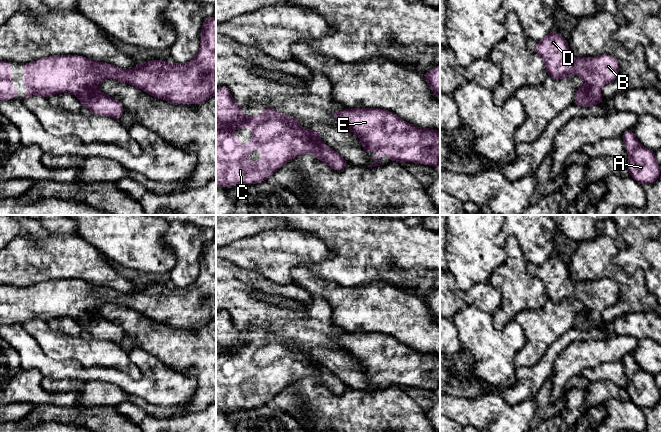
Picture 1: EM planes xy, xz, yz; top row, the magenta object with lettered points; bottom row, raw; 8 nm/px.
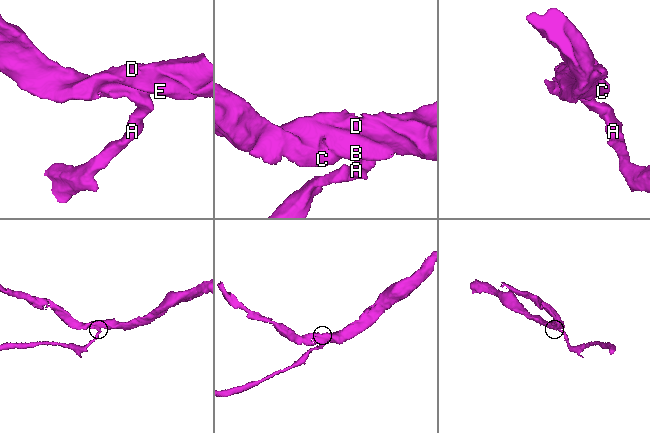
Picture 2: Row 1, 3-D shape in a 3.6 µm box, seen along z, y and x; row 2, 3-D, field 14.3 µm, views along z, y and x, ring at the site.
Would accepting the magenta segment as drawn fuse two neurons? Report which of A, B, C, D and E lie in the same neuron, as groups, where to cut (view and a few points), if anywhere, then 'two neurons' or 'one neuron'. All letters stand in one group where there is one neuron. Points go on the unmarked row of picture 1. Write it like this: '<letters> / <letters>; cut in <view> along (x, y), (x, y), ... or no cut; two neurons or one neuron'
A B C D E; no cut; one neuron

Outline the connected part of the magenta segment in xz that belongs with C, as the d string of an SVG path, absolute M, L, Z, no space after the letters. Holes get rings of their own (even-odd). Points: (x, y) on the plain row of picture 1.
M221 310L216 312L216 409L217 410L223 410L223 411L231 411L231 410L235 410L235 409L249 409L249 408L254 408L254 407L259 407L259 406L263 406L265 405L268 401L272 400L274 398L274 396L278 393L280 393L282 390L284 390L287 386L289 386L290 384L302 379L302 378L313 378L317 383L319 383L320 385L322 385L324 388L330 390L333 394L335 395L342 395L343 393L345 393L349 388L348 385L346 385L339 377L337 377L335 374L333 374L332 372L330 372L329 370L327 370L326 368L324 368L321 364L321 356L313 354L313 353L309 353L309 354L305 354L300 350L300 346L298 342L291 342L290 340L284 338L284 337L280 337L277 336L271 332L268 332L266 330L263 330L262 332L262 337L260 339L254 339L254 340L247 340L244 339L242 337L242 331L239 330L234 323L232 322L230 313L228 311L225 310ZM234 349L236 351L236 354L243 354L245 352L245 350L247 349L251 354L252 354L252 363L248 366L247 370L243 370L240 365L241 362L240 361L236 361L234 358L234 353L231 353L230 351ZM253 373L259 373L261 375L261 379L263 380L263 382L258 385L258 386L252 386L248 383L248 379L251 379L251 375Z

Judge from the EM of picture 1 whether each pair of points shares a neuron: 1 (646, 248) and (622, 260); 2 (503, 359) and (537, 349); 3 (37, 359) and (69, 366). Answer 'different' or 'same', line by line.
1: same
2: different
3: same

